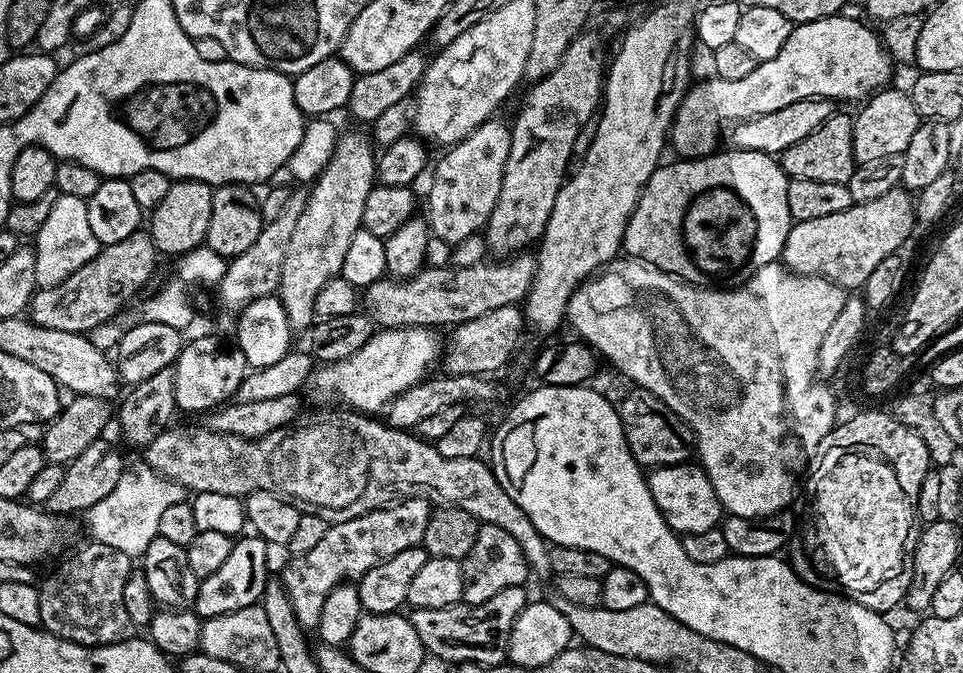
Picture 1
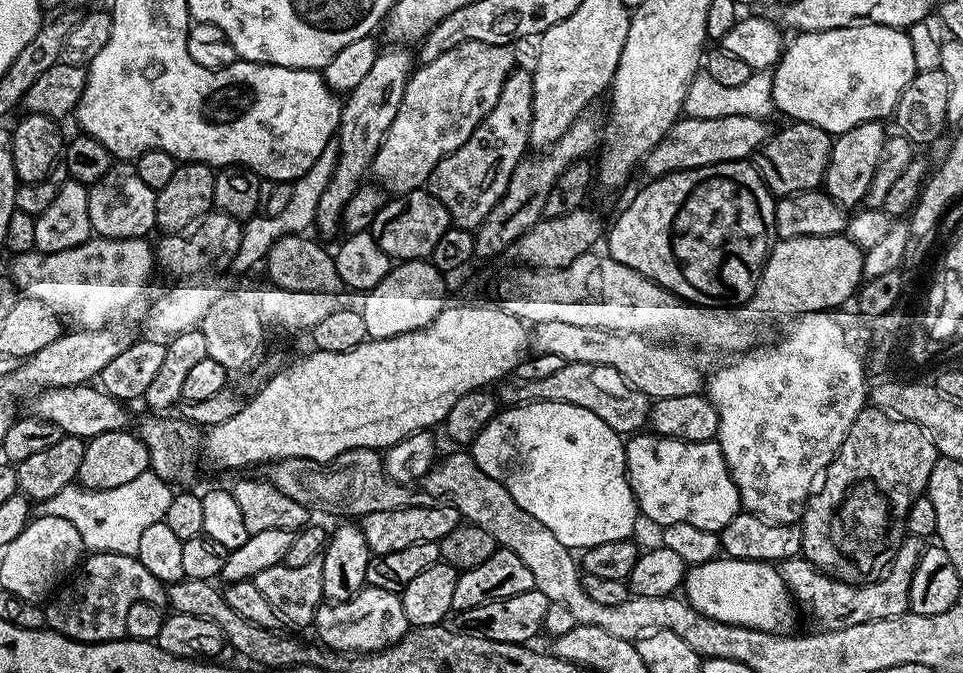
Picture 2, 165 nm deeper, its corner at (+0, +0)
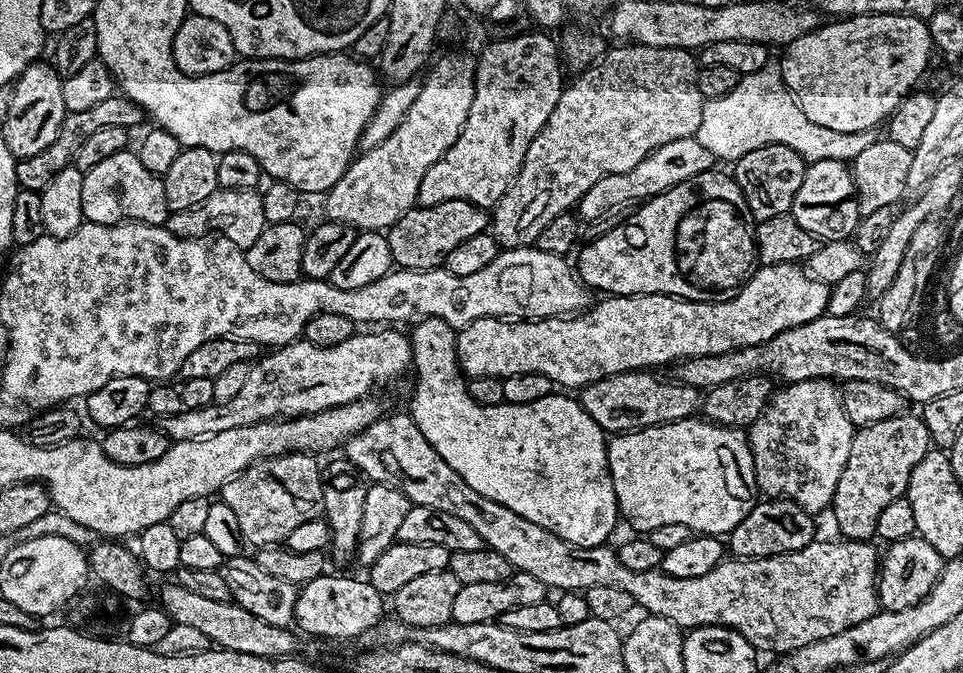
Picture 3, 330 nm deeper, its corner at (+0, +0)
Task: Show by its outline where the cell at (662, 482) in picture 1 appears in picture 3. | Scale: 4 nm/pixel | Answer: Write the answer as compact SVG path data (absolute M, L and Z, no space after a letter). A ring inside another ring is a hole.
M693 418L621 432L613 435L607 446L608 469L619 515L623 523L625 520L630 527L636 528L632 530L637 533L647 534L658 530L658 526L686 526L694 534L724 538L758 503L752 448L747 435L739 428L727 428L711 420Z

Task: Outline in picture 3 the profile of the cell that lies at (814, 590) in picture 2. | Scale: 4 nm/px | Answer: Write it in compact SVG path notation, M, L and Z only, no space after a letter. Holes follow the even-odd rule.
M396 412L393 416L384 414L373 419L371 424L364 425L360 432L343 441L342 452L369 481L386 484L389 488L399 488L413 504L430 506L434 510L446 510L446 514L455 514L462 518L462 522L474 526L487 547L502 554L502 558L506 558L506 562L510 562L515 571L534 574L534 578L538 578L538 582L542 582L545 589L583 592L590 586L614 586L617 590L626 590L633 602L645 608L643 611L647 615L666 618L682 630L721 624L738 630L738 634L747 638L753 648L761 653L790 654L802 646L834 638L834 634L842 634L842 630L850 630L850 626L858 626L858 622L866 622L866 618L881 611L876 581L882 556L879 551L876 553L875 543L867 540L817 538L811 544L802 546L802 550L753 560L725 558L718 566L714 566L714 570L698 578L670 578L670 574L659 570L626 570L615 547L608 548L607 543L598 546L574 546L558 538L558 534L538 526L538 522L530 522L530 518L522 518L522 514L514 514L514 510L478 494L478 490L466 486L458 470L446 466L438 450L434 450L434 446L430 446L430 442L422 438L422 430L418 430L411 415L404 413L403 416Z

